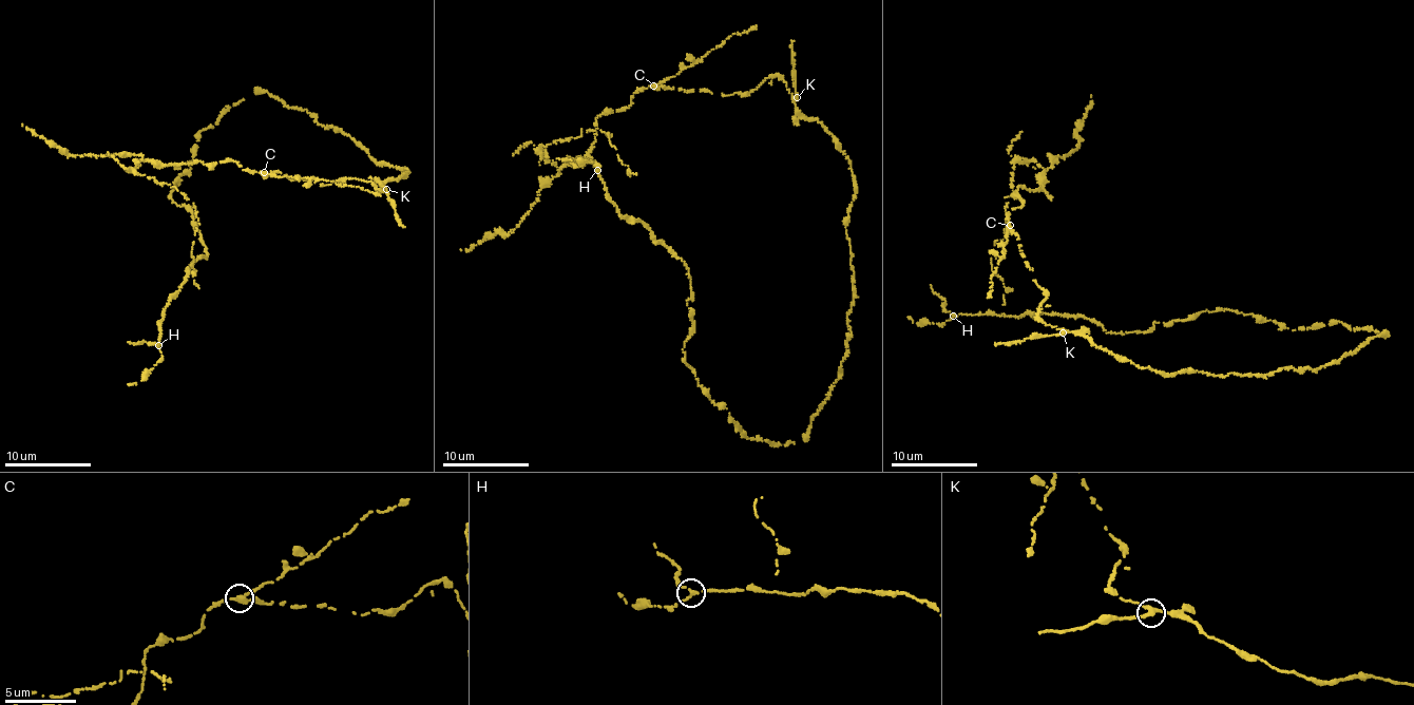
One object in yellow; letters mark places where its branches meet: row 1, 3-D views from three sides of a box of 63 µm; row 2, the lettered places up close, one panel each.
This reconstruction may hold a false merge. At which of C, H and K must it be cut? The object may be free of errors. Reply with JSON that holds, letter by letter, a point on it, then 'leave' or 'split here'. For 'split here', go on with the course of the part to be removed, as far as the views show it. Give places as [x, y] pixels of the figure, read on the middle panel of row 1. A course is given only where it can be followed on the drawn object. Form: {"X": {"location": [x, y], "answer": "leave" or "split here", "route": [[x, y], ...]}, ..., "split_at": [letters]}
{"C": {"location": [653, 86], "answer": "split here", "route": [[653, 86], [597, 117], [584, 158], [557, 167], [541, 148], [600, 130], [636, 173]]}, "H": {"location": [597, 170], "answer": "leave"}, "K": {"location": [797, 97], "answer": "leave"}, "split_at": ["C"]}

